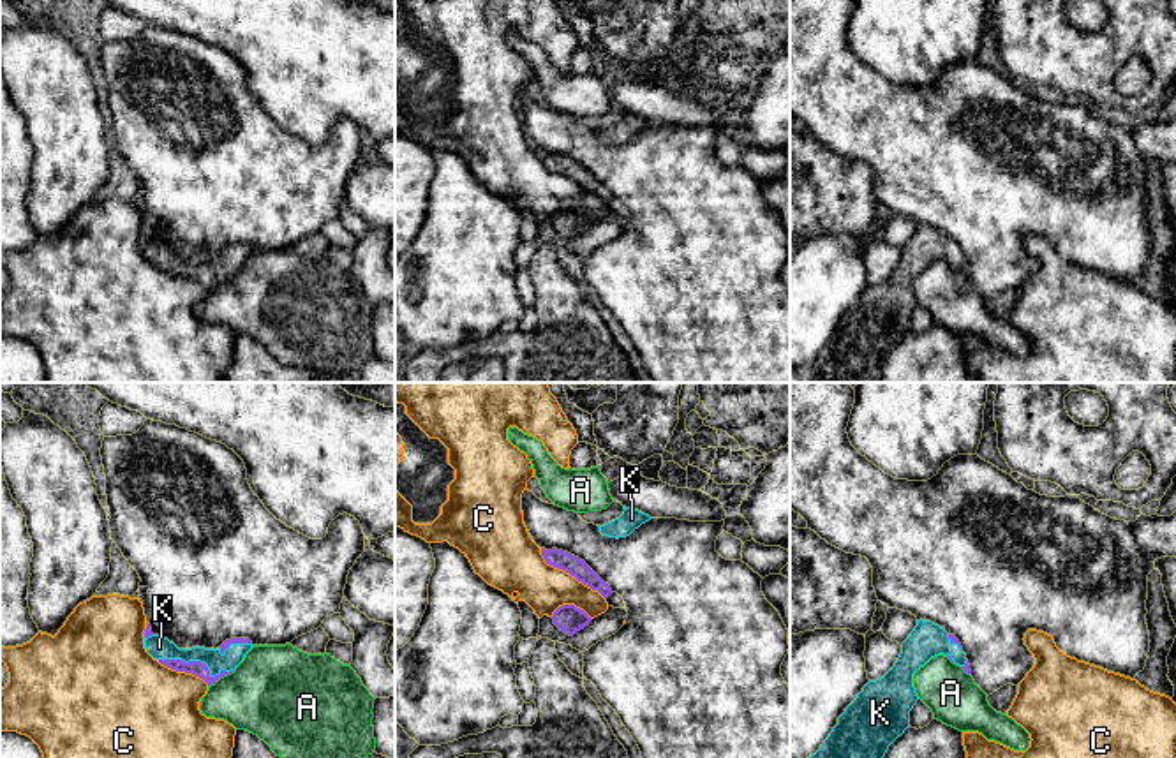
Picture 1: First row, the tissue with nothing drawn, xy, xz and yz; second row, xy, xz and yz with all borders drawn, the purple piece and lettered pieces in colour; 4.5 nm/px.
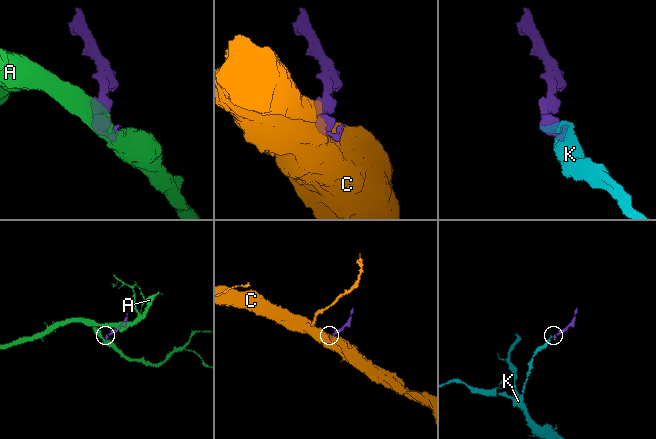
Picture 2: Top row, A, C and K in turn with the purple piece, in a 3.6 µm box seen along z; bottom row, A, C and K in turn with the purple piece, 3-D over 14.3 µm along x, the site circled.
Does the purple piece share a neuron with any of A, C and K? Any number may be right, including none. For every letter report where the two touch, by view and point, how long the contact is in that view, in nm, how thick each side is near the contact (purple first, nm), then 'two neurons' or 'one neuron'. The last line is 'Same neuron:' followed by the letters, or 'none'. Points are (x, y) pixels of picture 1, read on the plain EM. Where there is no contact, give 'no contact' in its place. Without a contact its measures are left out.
A: contact xy (221, 281); length 150 nm; calibres 70 and 400 nm; two neurons
C: contact xz (570, 178); length 380 nm; calibres 90 and 240 nm; two neurons
K: contact xy (198, 267); length 340 nm; calibres 70 and 110 nm; one neuron
Same neuron: K

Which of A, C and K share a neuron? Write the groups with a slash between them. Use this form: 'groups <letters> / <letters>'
groups A / C / K

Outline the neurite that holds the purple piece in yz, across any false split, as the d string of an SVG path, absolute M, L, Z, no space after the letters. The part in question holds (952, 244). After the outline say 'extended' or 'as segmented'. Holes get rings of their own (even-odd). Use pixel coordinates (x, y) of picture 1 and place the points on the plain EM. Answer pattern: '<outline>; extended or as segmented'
M917 226L910 242L901 249L894 271L876 286L869 286L857 303L837 323L837 330L809 363L795 368L800 383L880 383L882 365L889 351L910 333L910 316L919 301L913 279L931 263L943 259L971 280L959 245L931 226Z; extended

